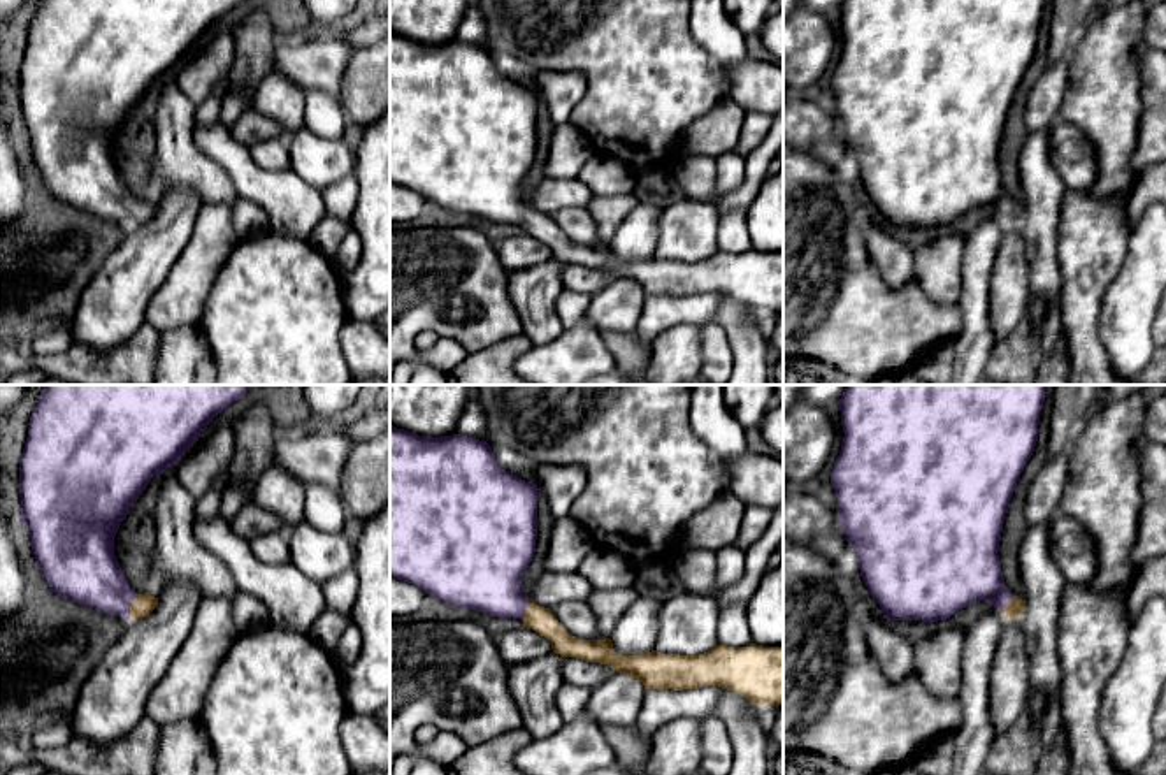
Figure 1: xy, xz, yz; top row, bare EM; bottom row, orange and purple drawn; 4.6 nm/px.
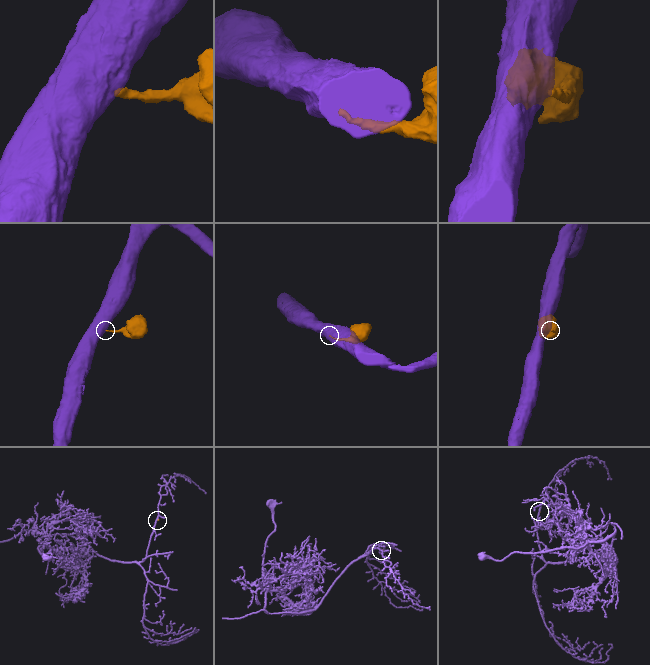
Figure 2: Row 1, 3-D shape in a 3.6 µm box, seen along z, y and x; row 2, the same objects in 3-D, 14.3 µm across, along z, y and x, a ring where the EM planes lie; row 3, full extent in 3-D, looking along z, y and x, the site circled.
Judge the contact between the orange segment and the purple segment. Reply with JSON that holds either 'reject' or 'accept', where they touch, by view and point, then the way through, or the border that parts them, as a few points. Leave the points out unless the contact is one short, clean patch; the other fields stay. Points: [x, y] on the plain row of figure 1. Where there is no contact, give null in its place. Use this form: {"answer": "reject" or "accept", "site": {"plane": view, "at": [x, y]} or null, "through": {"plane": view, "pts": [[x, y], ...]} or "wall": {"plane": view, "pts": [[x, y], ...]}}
{"answer": "accept", "site": {"plane": "xy", "at": [130, 213]}, "through": {"plane": "xy", "pts": [[143, 211], [130, 213], [88, 180]]}}

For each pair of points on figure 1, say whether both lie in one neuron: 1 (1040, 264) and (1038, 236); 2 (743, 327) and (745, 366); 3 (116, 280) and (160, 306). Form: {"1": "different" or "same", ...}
{"1": "same", "2": "same", "3": "different"}

